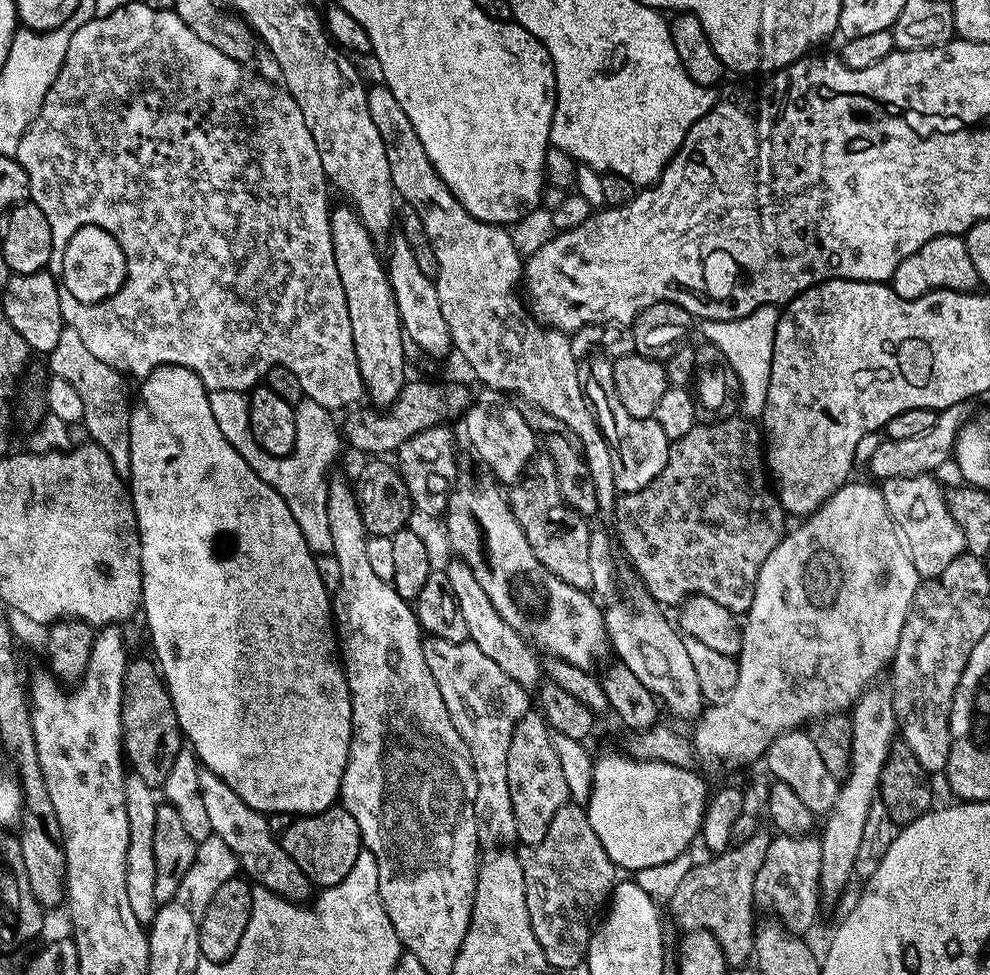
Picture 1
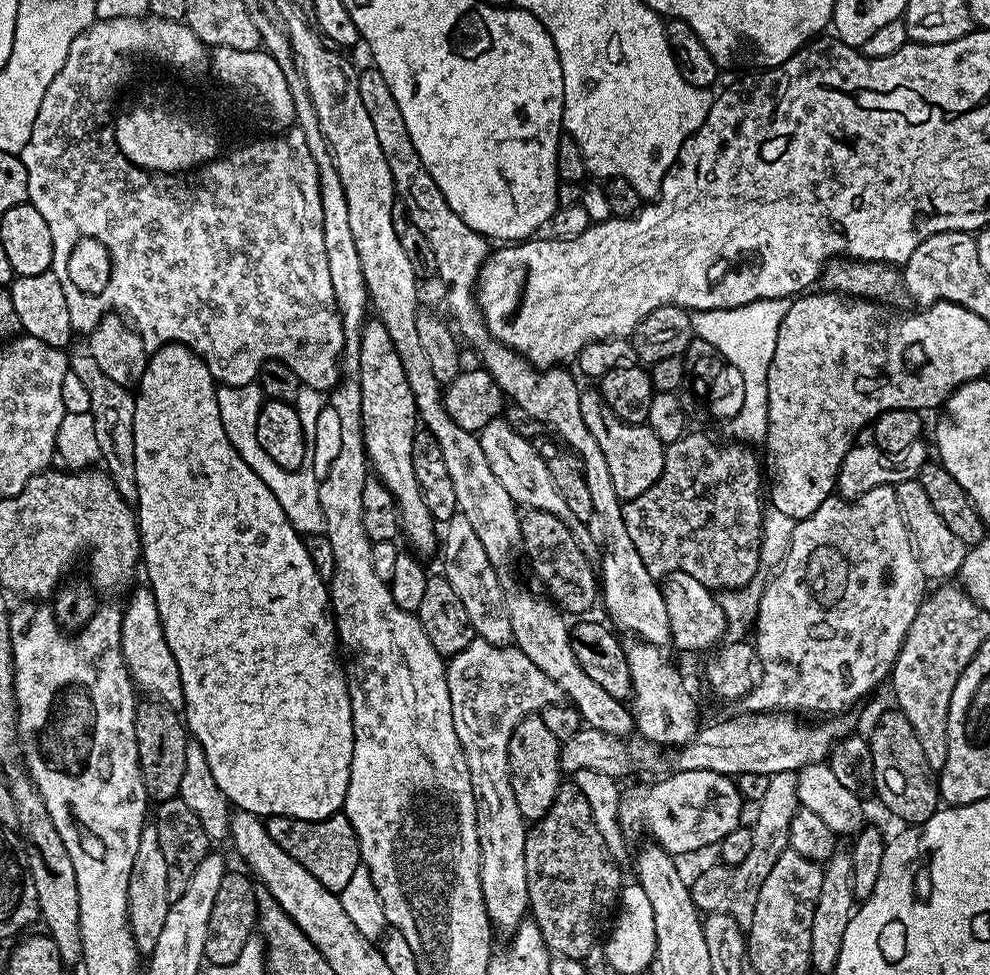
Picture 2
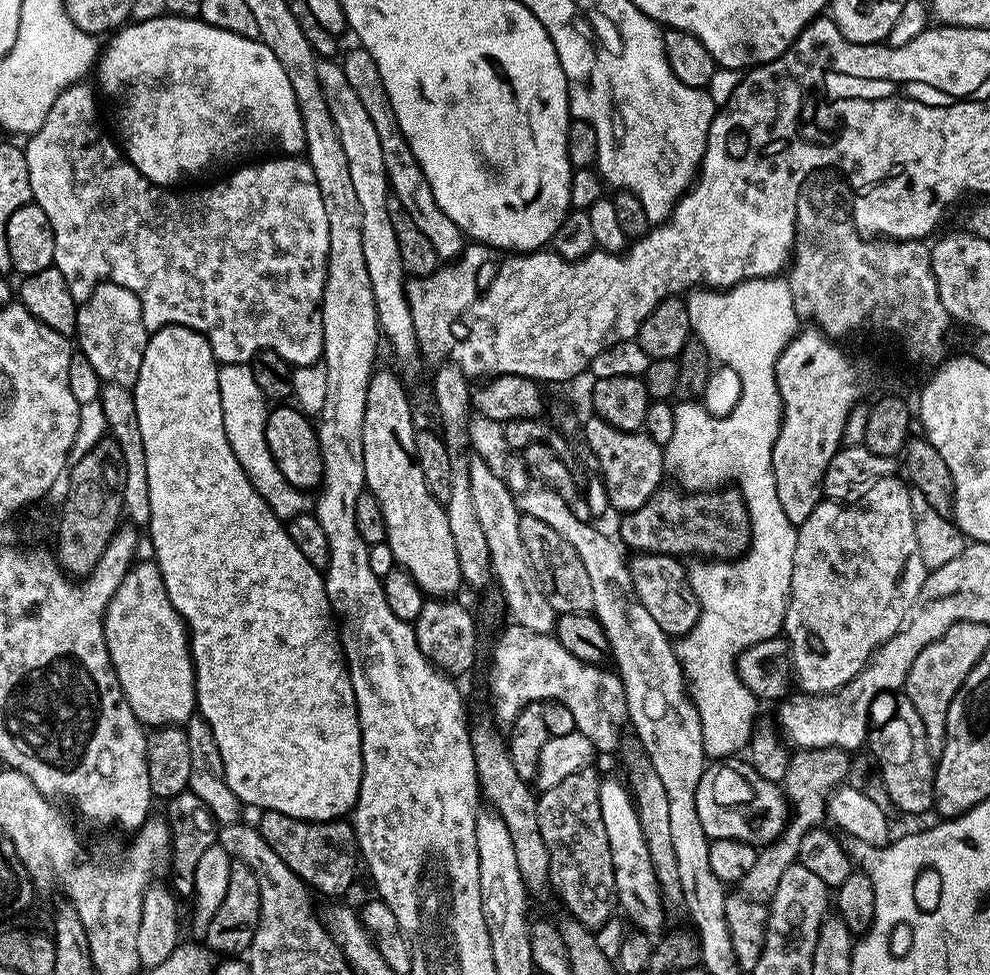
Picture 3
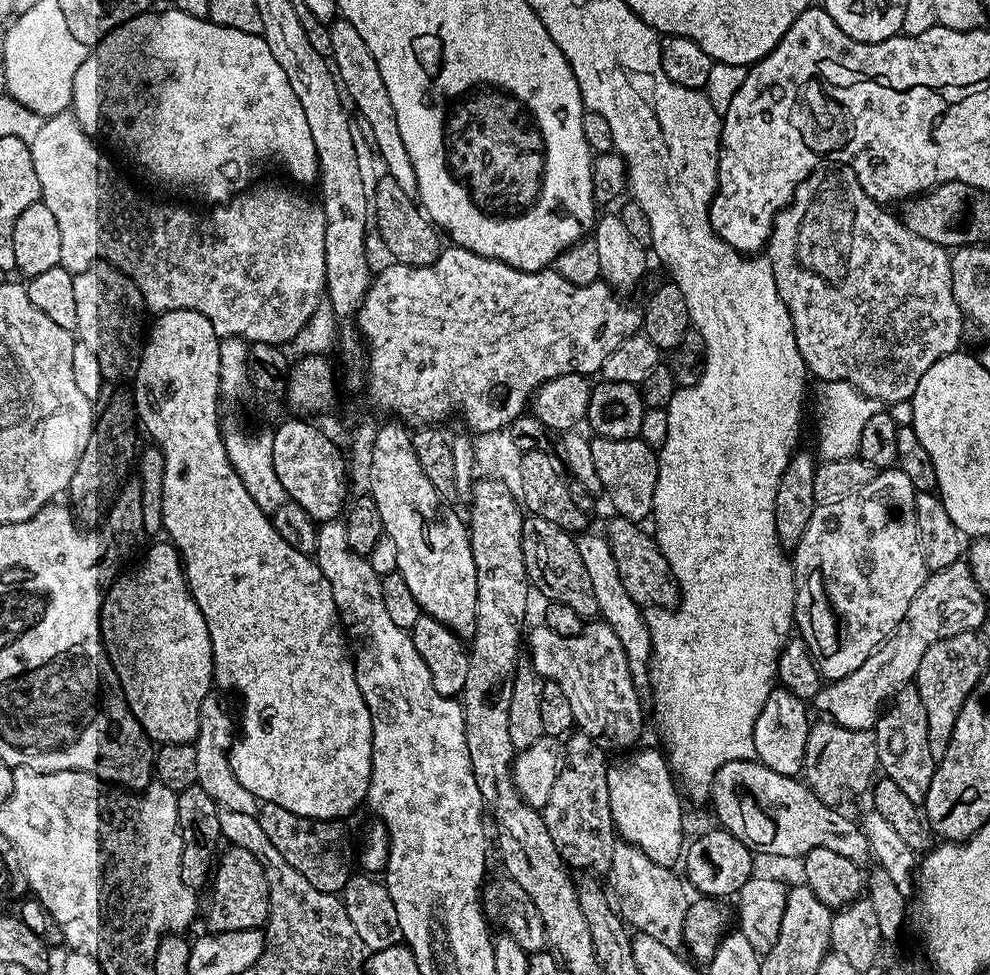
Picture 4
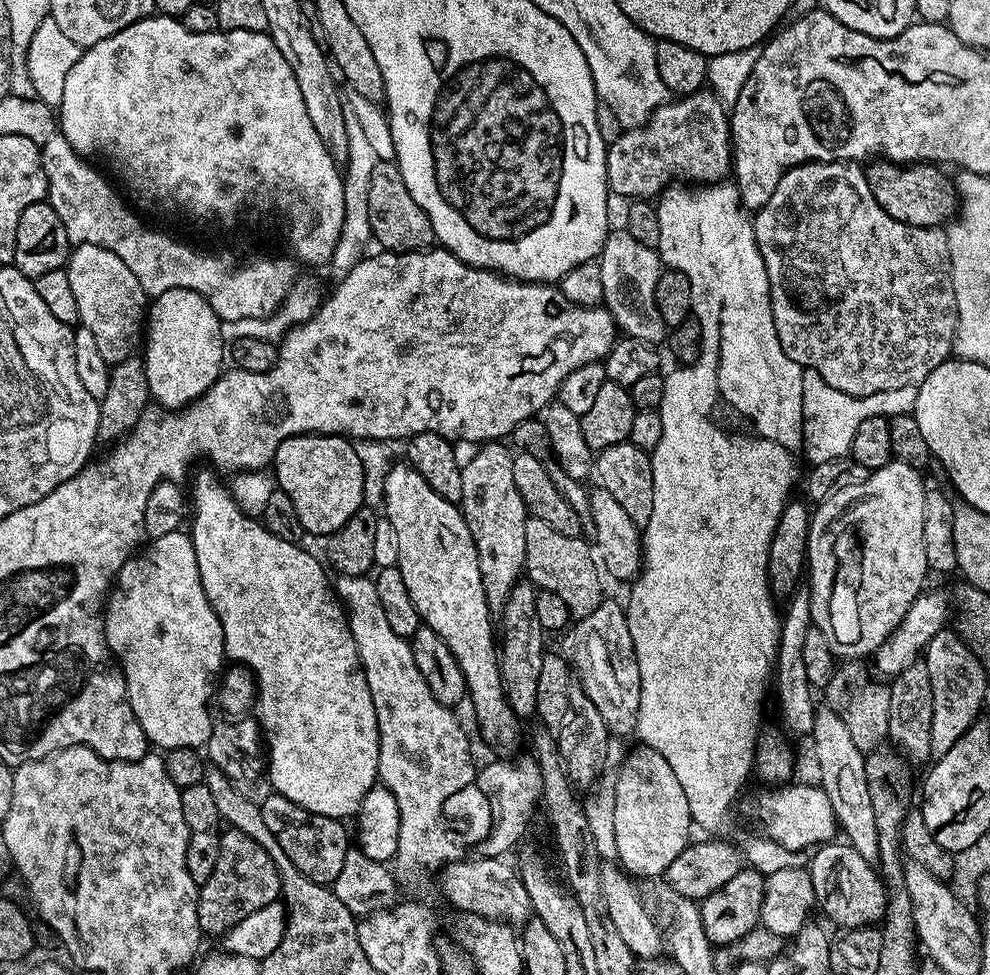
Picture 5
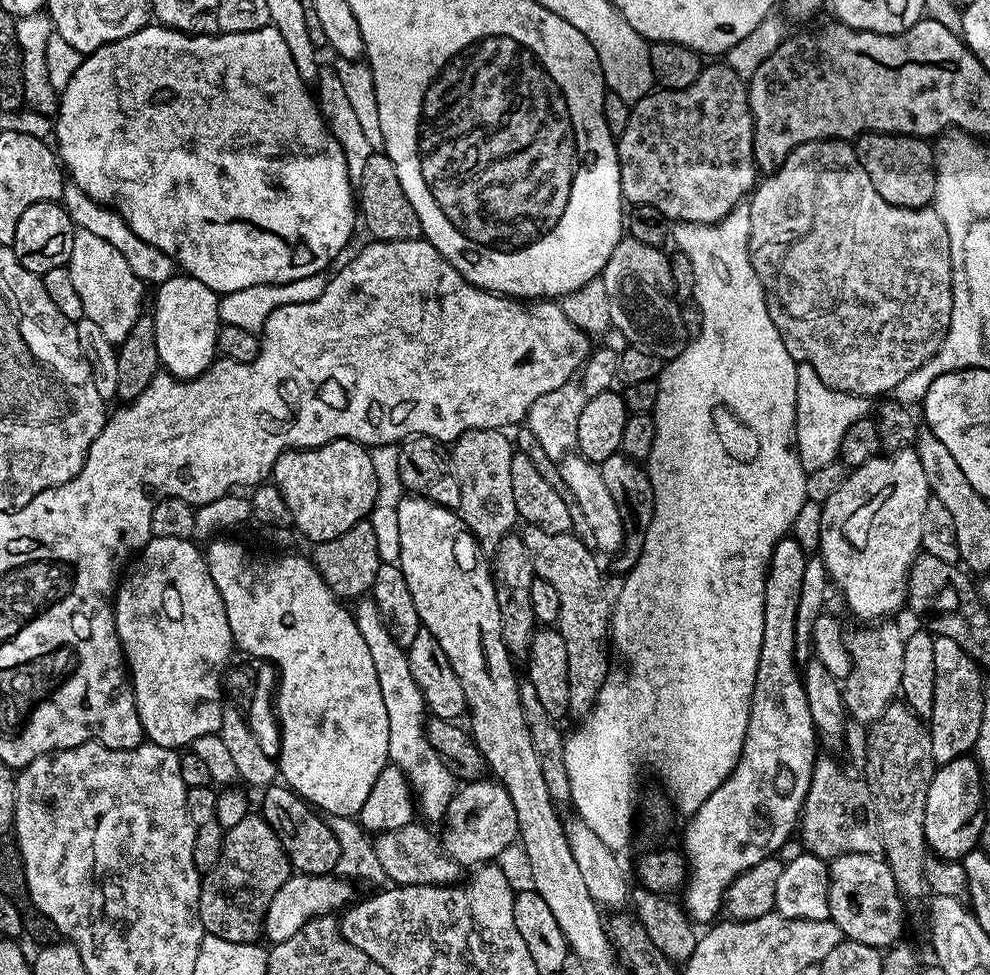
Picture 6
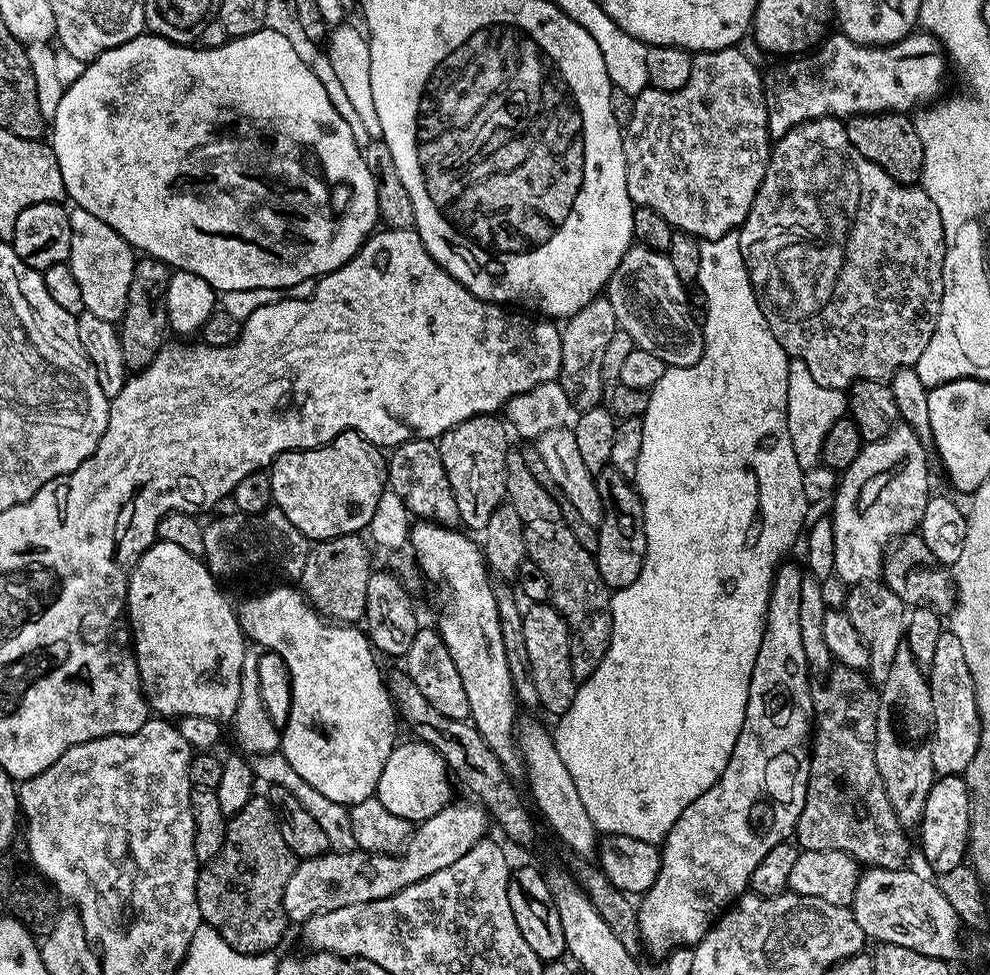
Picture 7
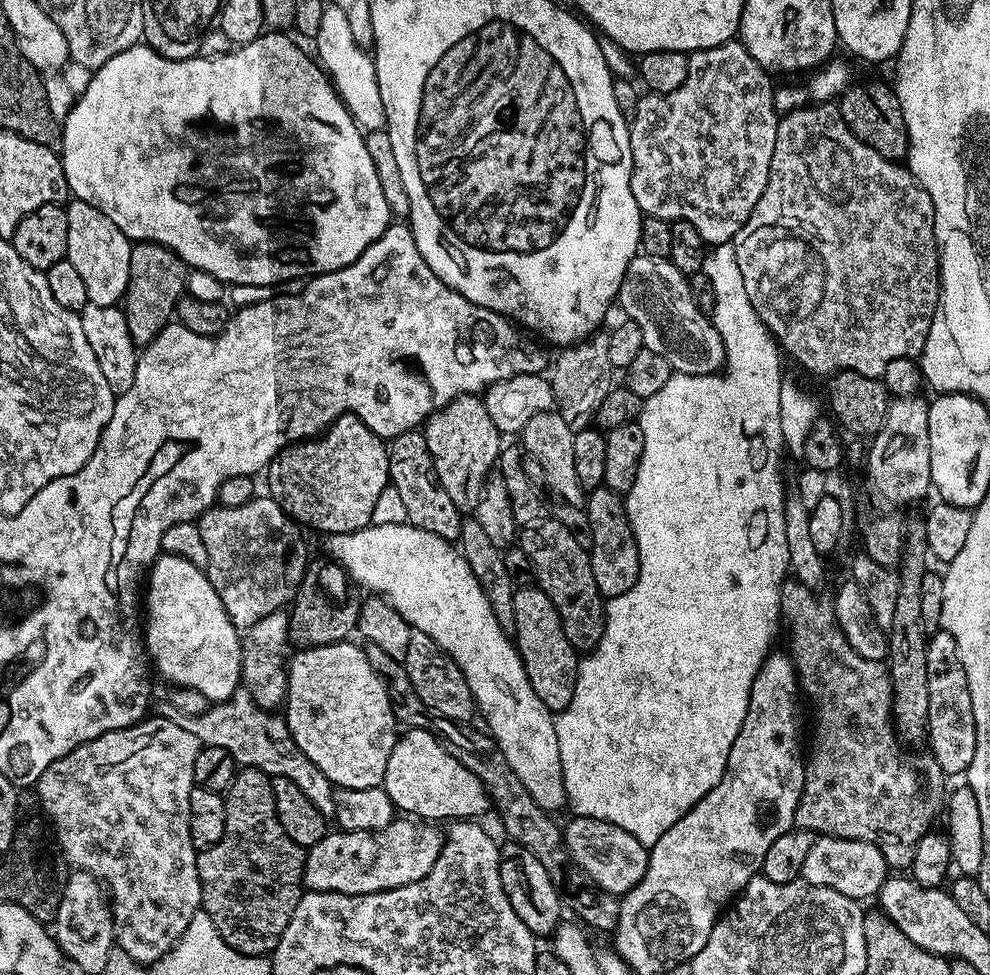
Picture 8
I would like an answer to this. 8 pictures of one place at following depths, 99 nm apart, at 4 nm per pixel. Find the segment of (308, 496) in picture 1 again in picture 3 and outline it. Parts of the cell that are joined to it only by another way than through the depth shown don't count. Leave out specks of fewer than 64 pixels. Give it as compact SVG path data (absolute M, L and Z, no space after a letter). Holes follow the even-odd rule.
M240 382L244 384L221 383L220 397L222 398L222 422L226 430L226 438L230 442L230 450L234 450L234 458L242 466L242 470L250 478L254 490L262 494L262 498L274 510L278 519L287 522L298 514L309 511L310 500L304 497L305 493L292 485L284 472L278 470L274 458L268 449L264 427L268 421L270 404L258 390L258 386L251 382Z

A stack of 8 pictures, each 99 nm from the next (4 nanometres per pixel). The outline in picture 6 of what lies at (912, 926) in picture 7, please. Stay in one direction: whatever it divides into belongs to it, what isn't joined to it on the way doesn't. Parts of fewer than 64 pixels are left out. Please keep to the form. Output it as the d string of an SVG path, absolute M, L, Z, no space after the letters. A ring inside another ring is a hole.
M851 852L828 864L828 915L847 939L881 950L895 945L903 937L904 907L906 901L894 882L894 874L879 855Z

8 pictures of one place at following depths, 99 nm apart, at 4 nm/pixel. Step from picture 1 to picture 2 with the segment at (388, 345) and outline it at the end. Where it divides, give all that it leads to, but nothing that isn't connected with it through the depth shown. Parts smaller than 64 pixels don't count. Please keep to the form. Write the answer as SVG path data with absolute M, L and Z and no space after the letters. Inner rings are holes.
M368 319L363 321L363 323L365 322L364 329L360 332L360 408L358 407L358 415L364 433L364 451L375 479L384 484L395 500L402 536L405 536L418 551L428 552L435 544L437 547L438 528L430 510L426 510L426 502L422 502L418 480L414 478L412 440L418 431L416 403L410 390L410 384L406 382L406 374L402 371L402 362L399 361L398 354L386 334L386 326L382 326L382 322L378 319Z

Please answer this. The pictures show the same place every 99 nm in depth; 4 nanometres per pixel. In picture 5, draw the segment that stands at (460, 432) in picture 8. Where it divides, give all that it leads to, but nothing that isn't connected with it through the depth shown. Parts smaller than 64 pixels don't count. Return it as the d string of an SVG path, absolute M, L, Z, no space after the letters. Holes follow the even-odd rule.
M485 442L475 449L476 452L467 461L463 461L462 498L458 505L464 513L464 521L474 538L474 546L478 554L478 570L482 574L482 594L486 594L488 609L498 614L506 606L506 598L510 598L510 590L521 583L526 558L526 522L528 508L522 502L522 494L518 494L518 486L514 486L514 470L512 469L513 453L504 449L500 442Z

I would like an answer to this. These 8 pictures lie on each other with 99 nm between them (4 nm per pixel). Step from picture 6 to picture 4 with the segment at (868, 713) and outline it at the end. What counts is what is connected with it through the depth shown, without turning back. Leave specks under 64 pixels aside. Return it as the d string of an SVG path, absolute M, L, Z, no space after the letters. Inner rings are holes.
M828 726L825 732L820 732L817 736L815 733L814 739L809 738L806 742L802 776L823 804L836 806L847 792L867 793L877 775L879 763L875 731L855 732L849 728ZM816 740L824 747L824 760L820 760L820 748L816 745Z

